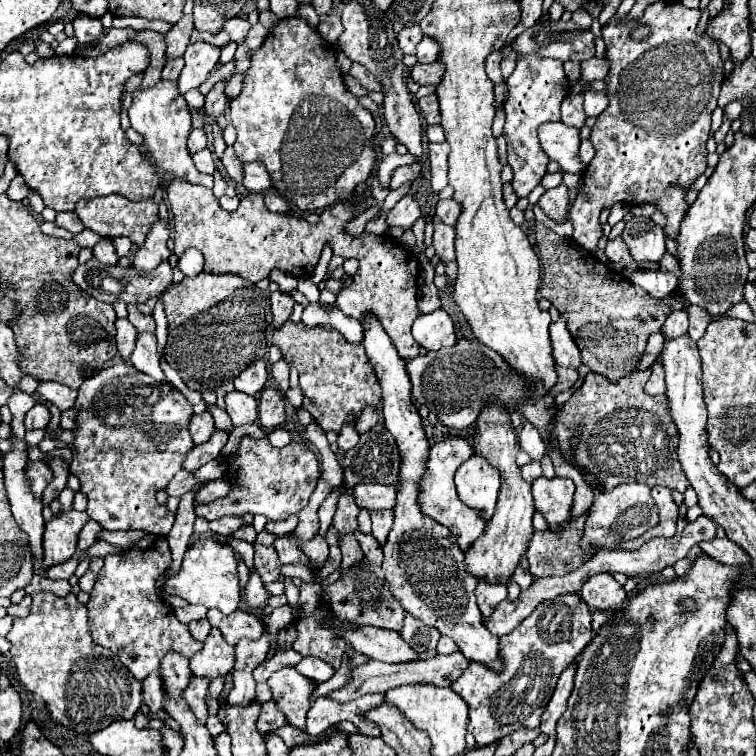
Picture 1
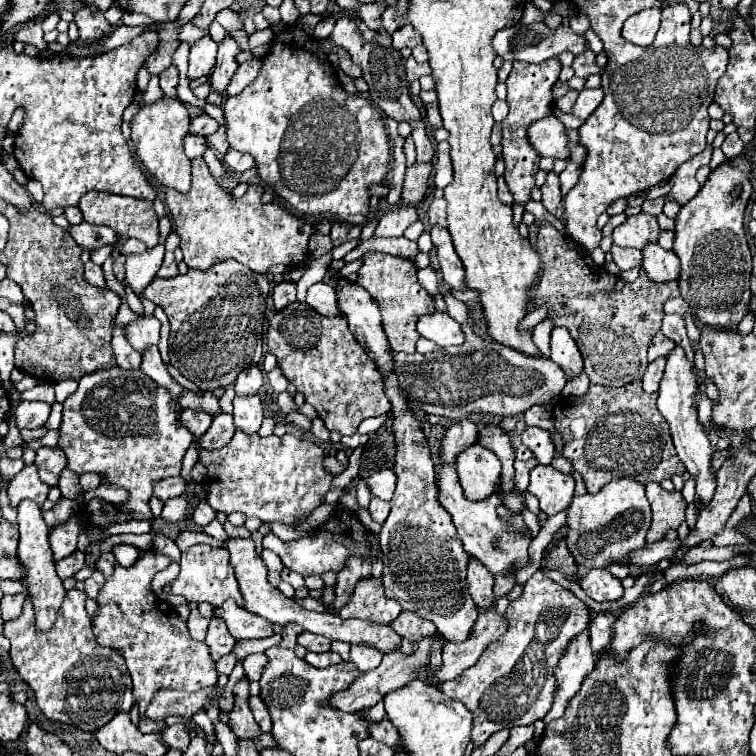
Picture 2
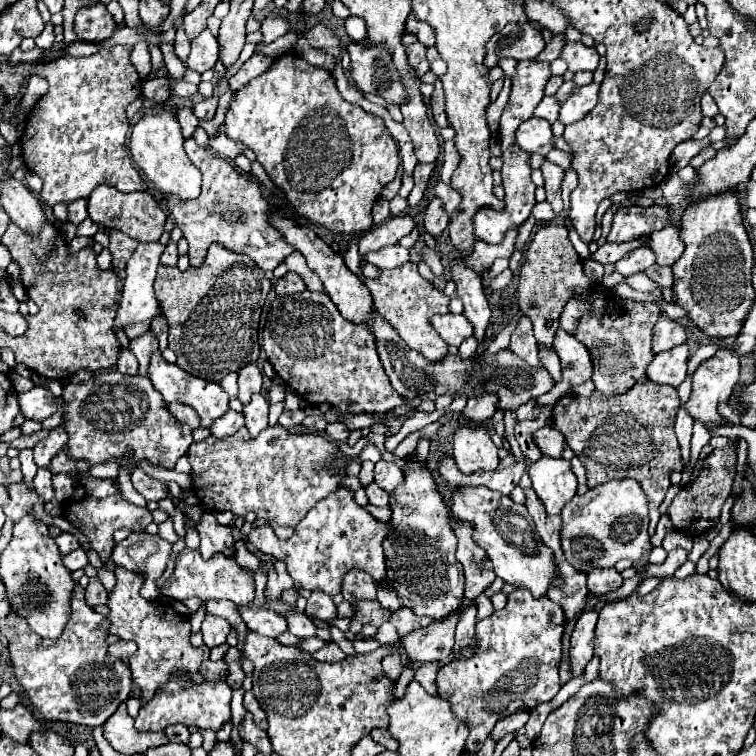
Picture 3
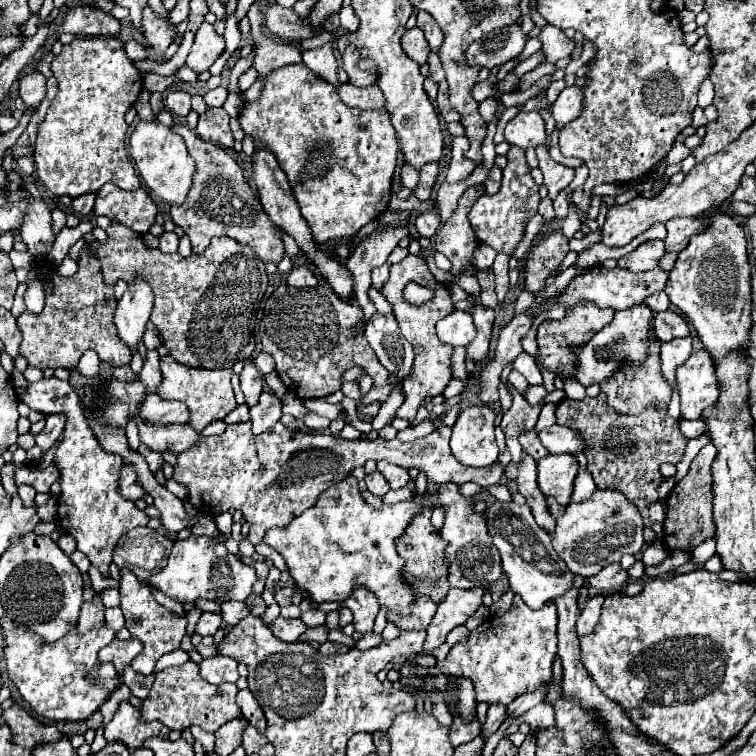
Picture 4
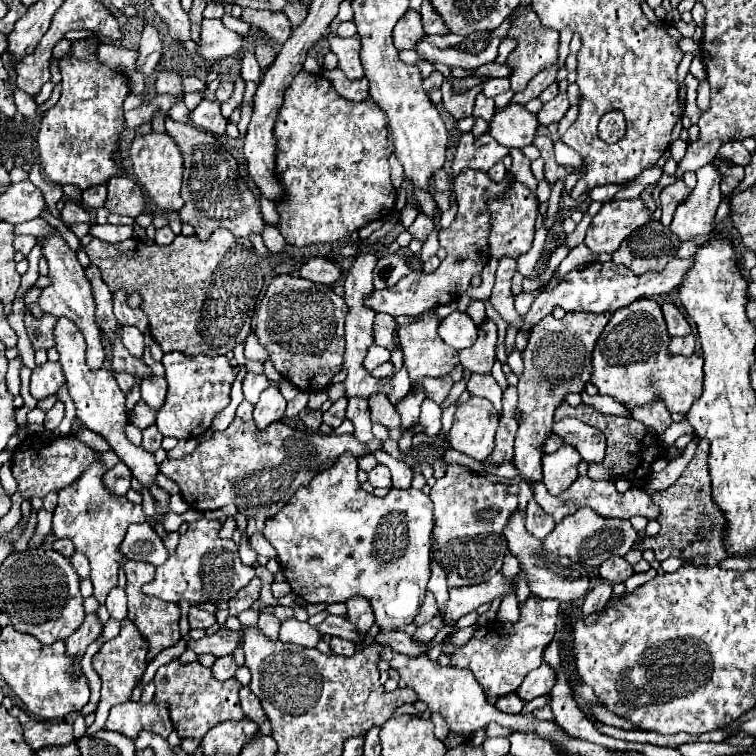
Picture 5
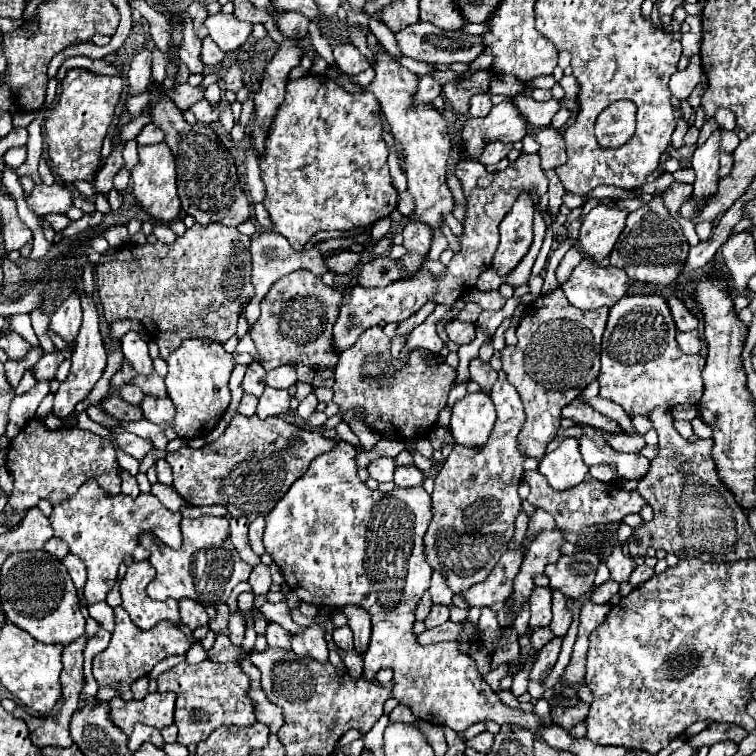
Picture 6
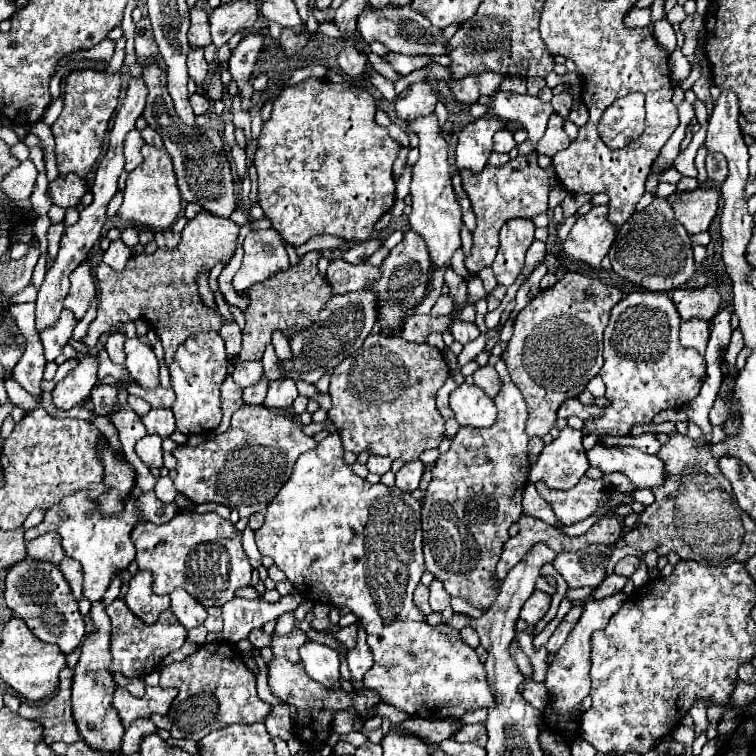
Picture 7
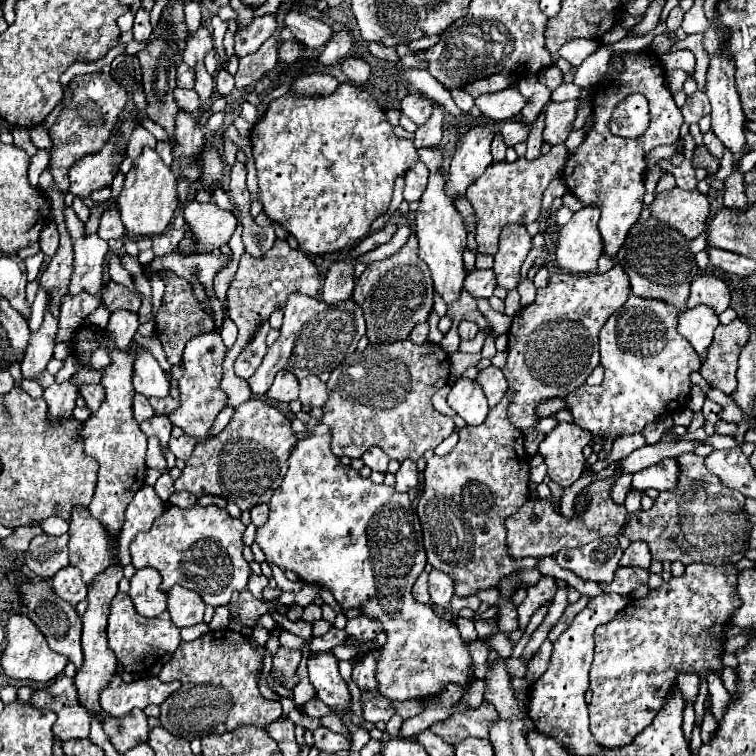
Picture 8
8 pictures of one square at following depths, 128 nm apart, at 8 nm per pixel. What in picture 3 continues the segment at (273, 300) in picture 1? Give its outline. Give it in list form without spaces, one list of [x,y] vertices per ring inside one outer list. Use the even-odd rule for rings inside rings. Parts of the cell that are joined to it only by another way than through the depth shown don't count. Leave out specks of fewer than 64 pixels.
[[[288,272],[286,276],[282,276],[278,282],[276,282],[276,292],[282,296],[282,294],[296,294],[296,292],[304,292],[306,290],[306,284],[304,280],[294,274],[294,272]]]

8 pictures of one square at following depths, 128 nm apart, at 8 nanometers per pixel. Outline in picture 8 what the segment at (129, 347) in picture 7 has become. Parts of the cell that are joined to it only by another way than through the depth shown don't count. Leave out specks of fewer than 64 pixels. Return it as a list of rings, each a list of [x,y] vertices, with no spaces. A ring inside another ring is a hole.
[[[136,342],[132,344],[132,348],[140,350],[134,362],[134,378],[132,378],[134,390],[138,394],[144,394],[146,398],[166,398],[170,394],[170,382],[160,364],[146,348],[138,346]]]

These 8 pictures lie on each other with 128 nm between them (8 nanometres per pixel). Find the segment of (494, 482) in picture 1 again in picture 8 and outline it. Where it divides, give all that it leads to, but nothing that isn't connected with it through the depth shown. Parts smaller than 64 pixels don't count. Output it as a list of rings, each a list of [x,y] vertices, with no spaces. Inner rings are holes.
[[[470,378],[456,380],[448,394],[448,404],[456,410],[458,416],[466,420],[468,426],[478,426],[488,416],[488,404],[482,386],[478,386],[478,382]]]

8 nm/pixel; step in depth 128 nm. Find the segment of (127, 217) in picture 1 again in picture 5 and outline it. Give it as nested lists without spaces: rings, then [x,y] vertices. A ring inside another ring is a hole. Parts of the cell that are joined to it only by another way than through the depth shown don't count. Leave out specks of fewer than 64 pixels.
[[[114,176],[108,182],[108,198],[104,204],[114,214],[128,214],[136,218],[144,210],[140,186],[128,176]]]

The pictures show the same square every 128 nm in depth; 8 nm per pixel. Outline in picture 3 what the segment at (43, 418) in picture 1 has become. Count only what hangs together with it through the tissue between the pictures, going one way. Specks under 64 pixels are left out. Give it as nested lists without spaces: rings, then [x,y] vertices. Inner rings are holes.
[[[34,386],[30,392],[18,394],[18,404],[26,418],[34,418],[40,422],[56,412],[62,412],[62,398],[54,398],[52,392],[42,386]]]

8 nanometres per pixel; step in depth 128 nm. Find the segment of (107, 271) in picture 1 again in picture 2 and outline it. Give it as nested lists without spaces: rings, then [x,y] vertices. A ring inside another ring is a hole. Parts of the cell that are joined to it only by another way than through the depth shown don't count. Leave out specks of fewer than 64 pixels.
[[[166,252],[164,256],[164,264],[162,268],[158,270],[158,276],[160,278],[170,278],[170,276],[176,276],[178,274],[178,264],[174,260],[174,252]],[[88,260],[84,264],[84,280],[98,286],[98,288],[106,288],[106,282],[104,282],[104,274],[102,274],[102,266],[94,264],[92,260]]]

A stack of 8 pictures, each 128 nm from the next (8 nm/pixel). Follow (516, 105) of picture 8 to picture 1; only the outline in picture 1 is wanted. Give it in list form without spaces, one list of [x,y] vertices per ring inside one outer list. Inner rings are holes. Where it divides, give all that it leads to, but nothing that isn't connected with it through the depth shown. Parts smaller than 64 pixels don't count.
[[[588,90],[584,92],[584,112],[586,116],[598,116],[604,108],[608,106],[608,96],[606,92],[594,92],[594,90]]]

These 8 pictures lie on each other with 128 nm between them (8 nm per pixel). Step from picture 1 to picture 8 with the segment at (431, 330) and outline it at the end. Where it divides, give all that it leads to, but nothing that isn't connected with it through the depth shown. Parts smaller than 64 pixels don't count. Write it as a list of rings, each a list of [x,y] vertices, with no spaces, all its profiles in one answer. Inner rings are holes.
[[[460,322],[458,326],[458,334],[462,340],[472,340],[478,334],[478,330],[480,328],[476,326],[476,322]]]

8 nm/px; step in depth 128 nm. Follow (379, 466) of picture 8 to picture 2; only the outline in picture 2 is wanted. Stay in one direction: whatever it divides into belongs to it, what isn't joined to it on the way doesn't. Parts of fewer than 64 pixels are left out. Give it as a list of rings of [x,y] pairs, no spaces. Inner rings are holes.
[[[372,498],[368,510],[370,510],[372,518],[374,518],[378,524],[382,524],[382,522],[386,520],[388,512],[390,512],[390,502],[386,502],[386,500],[378,500],[378,498]]]

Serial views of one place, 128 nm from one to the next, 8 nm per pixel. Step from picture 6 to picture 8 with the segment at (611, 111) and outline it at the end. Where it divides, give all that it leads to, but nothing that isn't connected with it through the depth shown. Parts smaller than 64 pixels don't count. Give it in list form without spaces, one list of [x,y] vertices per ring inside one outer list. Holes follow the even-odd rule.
[[[630,94],[614,110],[610,130],[622,138],[636,138],[646,132],[648,120],[648,100],[642,94]]]

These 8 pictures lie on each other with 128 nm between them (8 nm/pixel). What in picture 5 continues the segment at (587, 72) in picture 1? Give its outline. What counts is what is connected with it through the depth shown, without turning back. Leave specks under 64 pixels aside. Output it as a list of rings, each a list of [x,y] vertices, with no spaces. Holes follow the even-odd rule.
[[[518,6],[510,14],[510,30],[508,38],[514,38],[518,46],[508,54],[508,68],[512,74],[508,76],[512,82],[512,90],[520,92],[526,88],[526,84],[542,70],[554,66],[558,62],[558,32],[542,28],[536,12],[530,6]]]

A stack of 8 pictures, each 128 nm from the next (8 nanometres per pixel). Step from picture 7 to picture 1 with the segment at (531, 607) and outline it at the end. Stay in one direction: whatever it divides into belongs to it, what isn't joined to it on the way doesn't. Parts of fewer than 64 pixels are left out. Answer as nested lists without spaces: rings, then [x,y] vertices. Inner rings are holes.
[[[578,594],[556,596],[556,600],[546,600],[538,604],[538,608],[526,620],[522,620],[522,624],[516,630],[500,638],[498,656],[502,656],[502,672],[490,672],[484,664],[474,664],[474,662],[464,670],[464,674],[450,688],[456,694],[460,694],[470,708],[468,732],[474,734],[478,746],[488,746],[518,728],[536,728],[540,724],[542,712],[550,702],[558,676],[592,640],[590,622],[592,622],[592,612],[588,604],[580,600]]]

